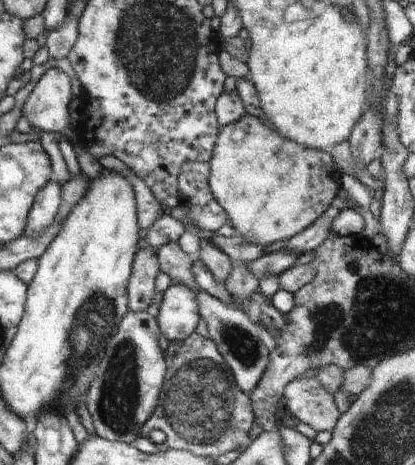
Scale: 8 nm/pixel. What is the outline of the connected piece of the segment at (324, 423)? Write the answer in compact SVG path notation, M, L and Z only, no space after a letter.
M302 377L295 379L285 387L283 396L284 405L300 422L308 424L316 432L330 432L336 426L341 414L336 408L334 398L320 385L316 377Z

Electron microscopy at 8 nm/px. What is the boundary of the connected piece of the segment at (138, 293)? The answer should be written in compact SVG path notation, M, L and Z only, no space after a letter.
M152 247L140 248L134 254L132 262L132 274L128 280L128 310L130 312L142 312L153 303L157 292L155 279L158 276L159 262L156 251Z

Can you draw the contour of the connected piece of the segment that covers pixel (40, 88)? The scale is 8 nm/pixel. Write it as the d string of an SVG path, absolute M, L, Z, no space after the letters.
M50 68L38 81L30 96L26 98L22 108L22 118L26 119L30 126L39 128L48 133L62 134L66 137L70 130L69 103L72 100L70 78L63 70Z

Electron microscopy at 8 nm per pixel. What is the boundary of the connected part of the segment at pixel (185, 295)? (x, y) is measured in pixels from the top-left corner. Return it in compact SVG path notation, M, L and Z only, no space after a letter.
M172 284L164 292L159 310L155 320L160 333L170 342L188 338L201 319L196 292L184 284Z

